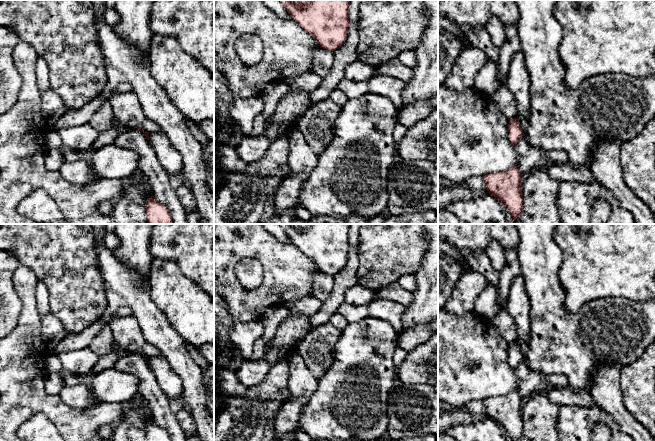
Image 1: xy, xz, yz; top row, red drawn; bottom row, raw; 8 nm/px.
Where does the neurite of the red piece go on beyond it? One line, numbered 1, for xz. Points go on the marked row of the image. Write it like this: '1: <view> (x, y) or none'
1: none

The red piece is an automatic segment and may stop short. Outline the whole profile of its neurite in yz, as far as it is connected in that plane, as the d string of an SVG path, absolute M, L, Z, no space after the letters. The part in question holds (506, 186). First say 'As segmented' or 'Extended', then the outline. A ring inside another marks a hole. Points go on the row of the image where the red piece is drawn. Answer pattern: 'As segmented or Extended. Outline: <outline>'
As segmented. Outline: M517 167L504 172L494 172L483 177L485 189L507 207L513 221L523 210L522 175Z

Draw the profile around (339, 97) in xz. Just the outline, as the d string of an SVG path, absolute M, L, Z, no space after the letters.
M337 88L330 94L330 99L340 106L343 106L349 100L347 95Z

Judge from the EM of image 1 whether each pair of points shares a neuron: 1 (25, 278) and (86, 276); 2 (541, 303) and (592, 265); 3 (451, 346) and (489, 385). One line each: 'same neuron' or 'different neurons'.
1: different neurons
2: different neurons
3: same neuron

